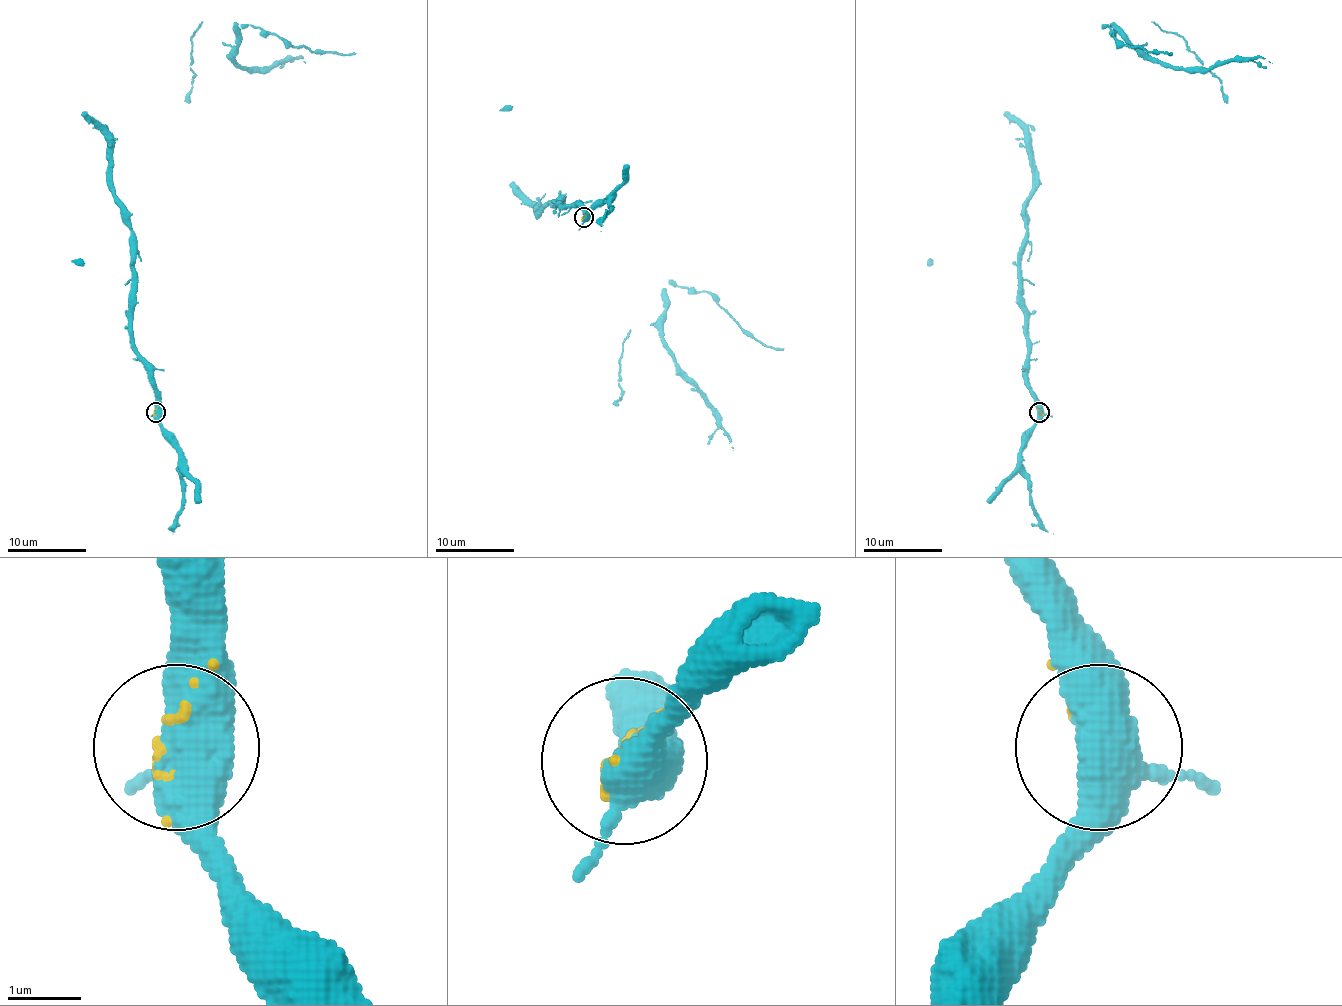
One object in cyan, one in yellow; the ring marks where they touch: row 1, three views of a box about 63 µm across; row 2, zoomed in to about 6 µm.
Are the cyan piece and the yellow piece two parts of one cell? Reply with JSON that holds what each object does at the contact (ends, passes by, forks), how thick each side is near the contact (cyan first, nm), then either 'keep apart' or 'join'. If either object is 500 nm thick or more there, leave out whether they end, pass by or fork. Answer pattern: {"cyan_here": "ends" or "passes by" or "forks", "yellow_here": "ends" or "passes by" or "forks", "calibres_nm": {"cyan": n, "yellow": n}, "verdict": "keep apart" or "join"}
{"calibres_nm": {"cyan": 500, "yellow": 100}, "verdict": "keep apart"}

